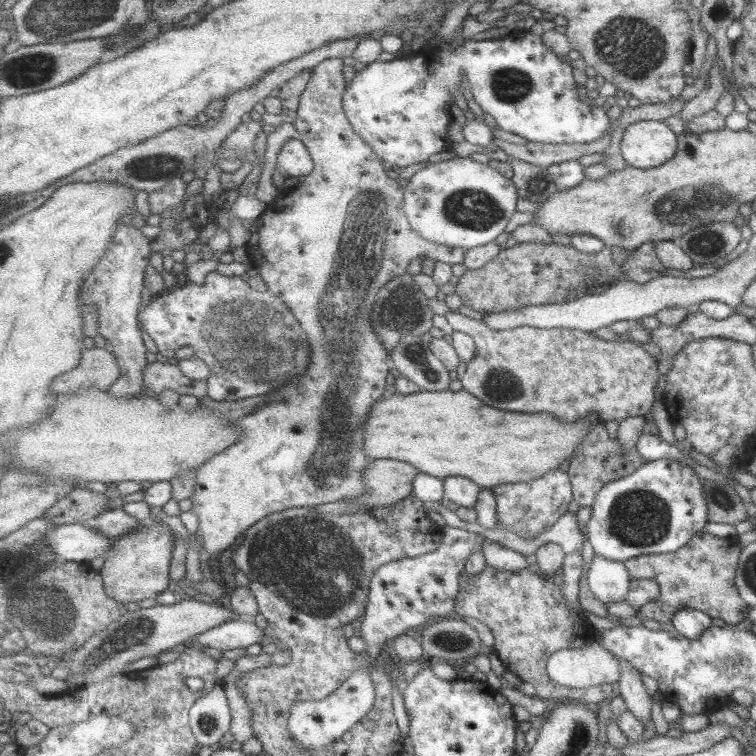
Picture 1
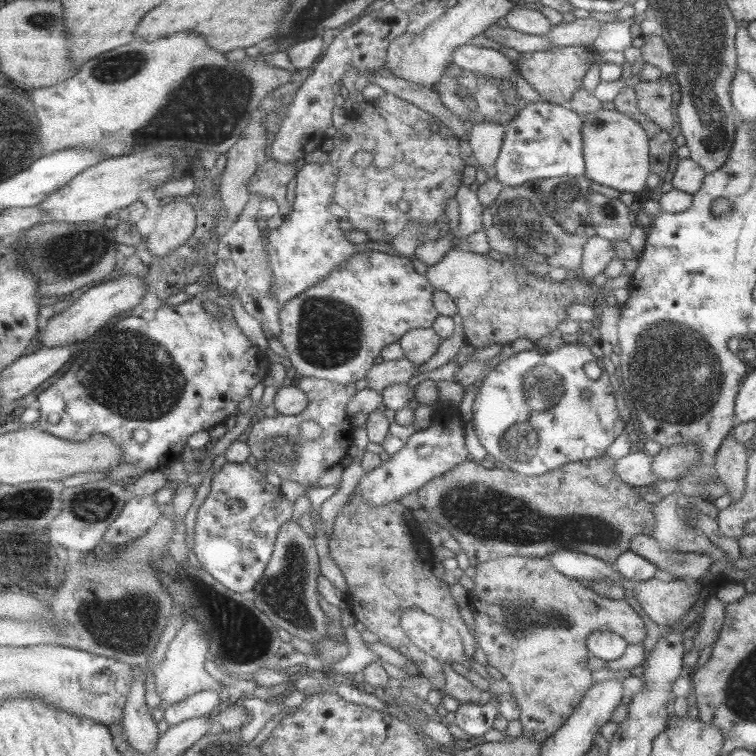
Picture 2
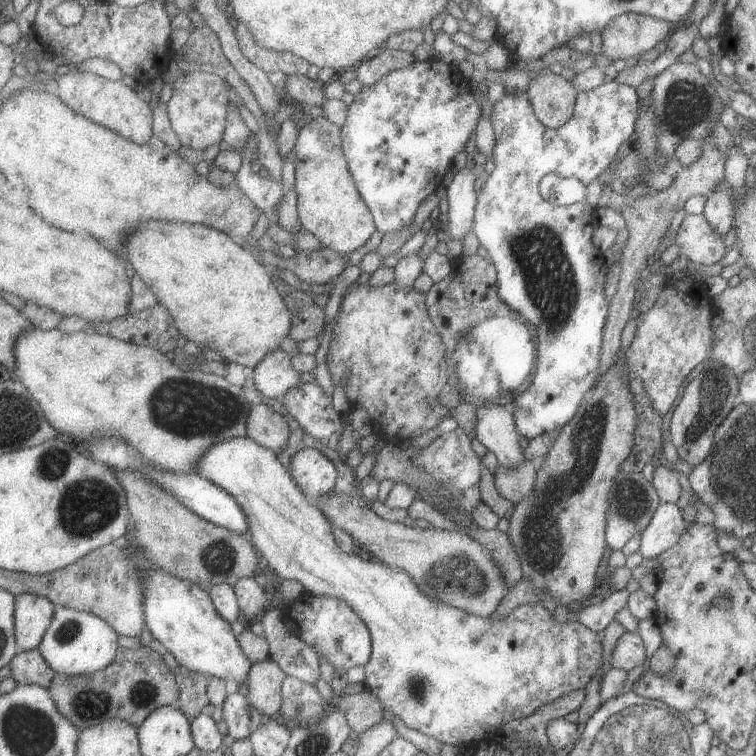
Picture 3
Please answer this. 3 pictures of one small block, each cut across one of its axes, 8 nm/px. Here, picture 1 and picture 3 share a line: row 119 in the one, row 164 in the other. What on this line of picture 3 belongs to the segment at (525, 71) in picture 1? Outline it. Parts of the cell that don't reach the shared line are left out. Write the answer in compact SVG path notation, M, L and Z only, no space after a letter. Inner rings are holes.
M434 56L396 70L382 78L378 84L365 86L357 94L343 132L346 154L358 188L374 212L377 227L384 234L410 234L424 202L443 186L442 182L452 170L458 152L464 152L468 148L480 120L486 114L480 103L480 94L475 93L473 83L455 65ZM612 79L592 90L577 93L575 113L564 126L556 129L548 128L538 120L527 92L504 93L501 101L493 106L496 168L480 192L474 233L488 250L488 256L496 262L502 300L538 330L536 376L532 385L518 394L510 407L518 434L528 440L557 433L570 422L586 393L594 388L609 313L609 303L604 299L604 283L609 270L603 252L592 243L594 230L600 225L596 209L588 201L572 206L552 204L542 198L539 184L550 173L562 178L577 178L585 185L596 180L610 166L622 142L633 141L638 108L636 89Z

